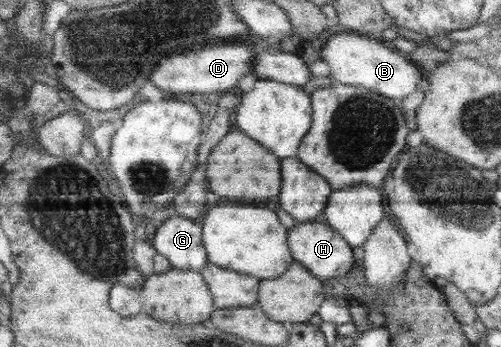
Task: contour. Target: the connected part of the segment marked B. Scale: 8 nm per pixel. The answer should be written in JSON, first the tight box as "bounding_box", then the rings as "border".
{"bounding_box":[321,31,424,100],"border":[[[347,31],[332,35],[322,48],[321,58],[330,66],[333,81],[358,85],[390,99],[406,100],[420,90],[420,83],[424,81],[422,66],[416,66],[412,58],[408,60],[400,51],[378,42],[378,38],[364,38],[364,34],[358,36]]]}

